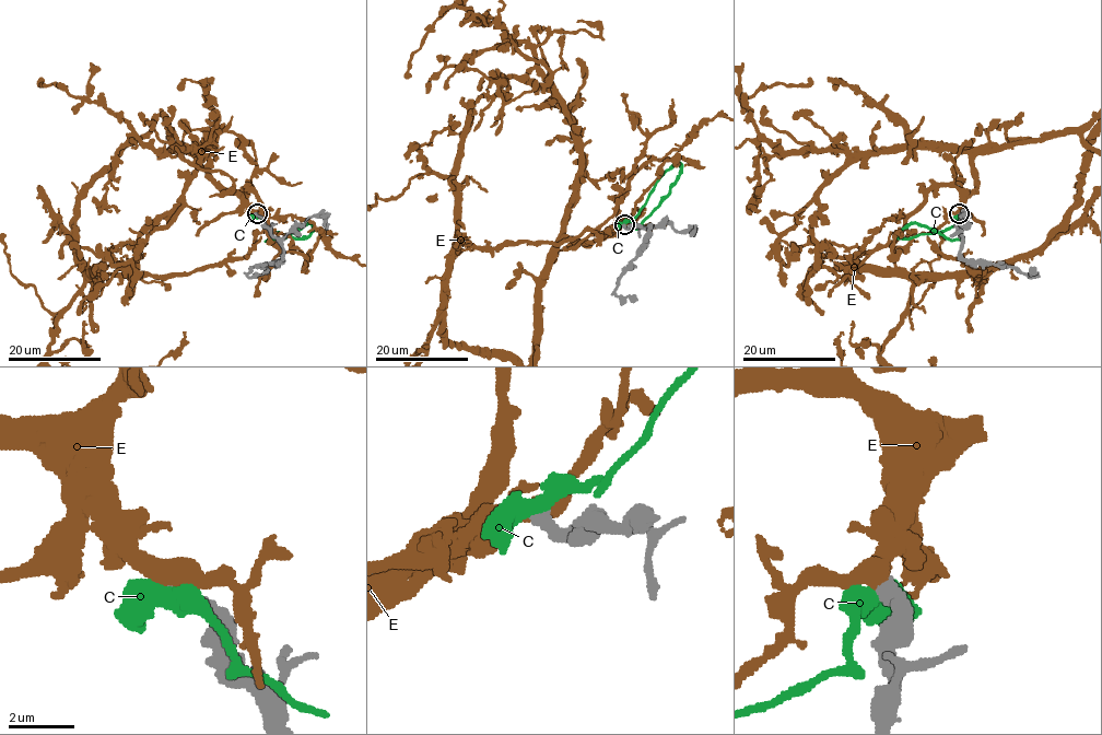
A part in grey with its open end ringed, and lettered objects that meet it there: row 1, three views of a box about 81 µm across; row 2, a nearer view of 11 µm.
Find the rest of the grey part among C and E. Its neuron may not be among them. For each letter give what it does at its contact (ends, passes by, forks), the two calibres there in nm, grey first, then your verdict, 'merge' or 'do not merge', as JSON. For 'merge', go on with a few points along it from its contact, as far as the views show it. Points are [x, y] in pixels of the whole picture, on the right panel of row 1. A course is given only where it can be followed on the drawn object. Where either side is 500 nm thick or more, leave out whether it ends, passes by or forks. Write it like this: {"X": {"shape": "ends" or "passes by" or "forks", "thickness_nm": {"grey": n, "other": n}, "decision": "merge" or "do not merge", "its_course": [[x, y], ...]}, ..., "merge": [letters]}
{"C": {"thickness_nm": {"grey": 440, "other": 550}, "decision": "do not merge"}, "E": {"thickness_nm": {"grey": 440, "other": 550}, "decision": "merge", "its_course": [[960, 213], [966, 151], [878, 150], [823, 187], [812, 236], [912, 281]]}, "merge": ["E"]}

